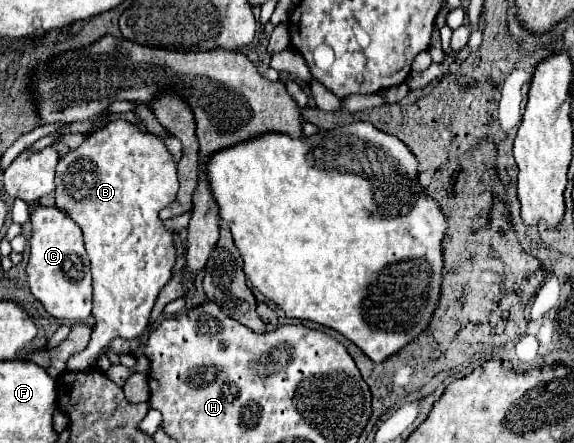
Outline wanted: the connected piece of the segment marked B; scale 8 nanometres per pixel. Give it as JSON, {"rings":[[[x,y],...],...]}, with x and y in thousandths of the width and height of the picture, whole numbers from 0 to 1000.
{"rings":[[[199,271],[178,293],[167,293],[150,307],[150,316],[105,357],[98,379],[98,465],[122,483],[122,492],[143,515],[150,569],[160,591],[160,632],[164,632],[164,745],[150,790],[129,799],[118,813],[118,835],[146,840],[167,826],[171,799],[202,763],[233,767],[258,736],[258,718],[275,673],[282,646],[300,628],[300,605],[307,591],[307,560],[300,546],[300,524],[293,524],[275,479],[296,465],[310,433],[307,370],[289,339],[282,312],[265,298],[244,293],[237,280],[220,271]]]}

